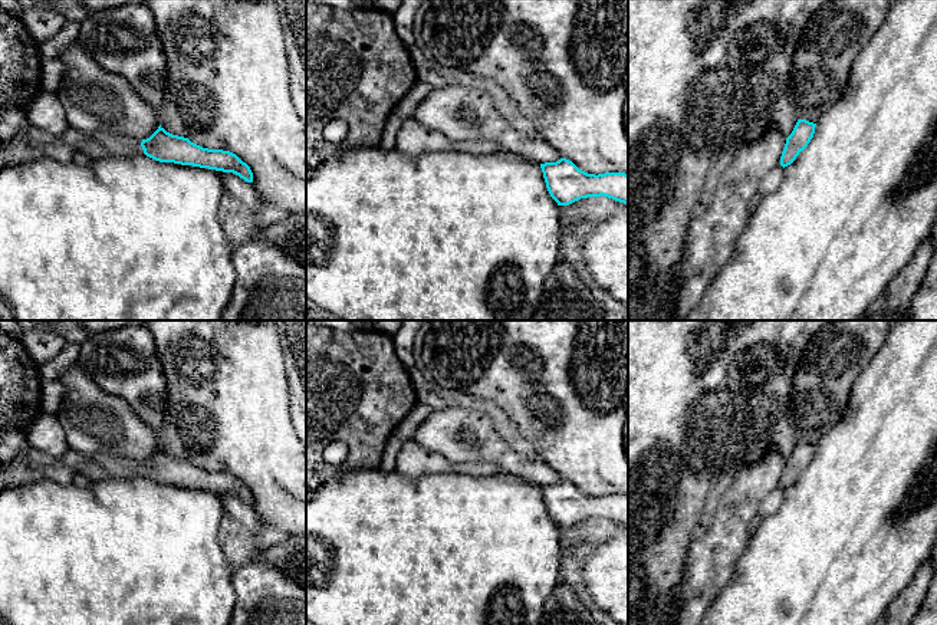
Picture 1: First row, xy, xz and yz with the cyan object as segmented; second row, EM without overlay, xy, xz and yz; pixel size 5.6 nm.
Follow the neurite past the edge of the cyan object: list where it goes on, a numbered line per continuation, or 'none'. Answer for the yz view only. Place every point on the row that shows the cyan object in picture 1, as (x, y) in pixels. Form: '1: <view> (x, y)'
none

